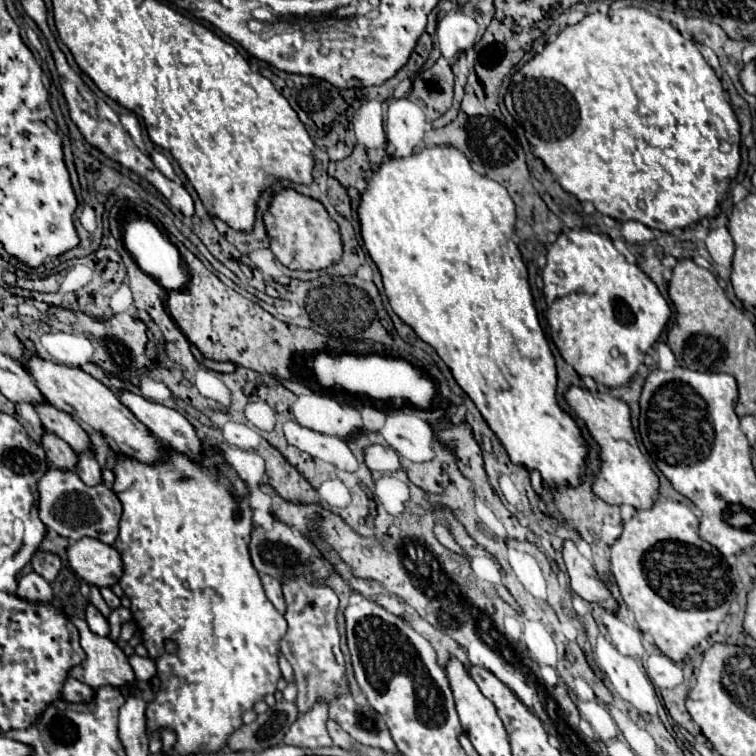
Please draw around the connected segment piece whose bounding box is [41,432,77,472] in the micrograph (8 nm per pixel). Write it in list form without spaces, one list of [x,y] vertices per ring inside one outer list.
[[[45,432],[41,446],[47,452],[47,458],[55,464],[55,468],[63,470],[63,472],[73,472],[77,466],[77,454],[71,452],[69,444],[63,444],[63,440],[59,440],[55,434]]]

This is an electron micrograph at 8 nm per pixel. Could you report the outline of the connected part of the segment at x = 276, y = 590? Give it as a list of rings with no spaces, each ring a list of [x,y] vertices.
[[[263,574],[263,576],[261,576],[261,584],[263,584],[263,588],[265,588],[267,598],[275,604],[275,608],[277,608],[279,612],[285,612],[285,600],[283,600],[283,592],[281,592],[281,582],[275,580],[273,576]]]

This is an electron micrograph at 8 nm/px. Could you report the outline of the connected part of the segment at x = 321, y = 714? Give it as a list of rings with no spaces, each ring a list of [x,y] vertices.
[[[317,702],[313,710],[299,716],[295,724],[285,734],[285,744],[291,746],[305,746],[305,748],[321,748],[333,746],[329,732],[327,732],[327,704]]]

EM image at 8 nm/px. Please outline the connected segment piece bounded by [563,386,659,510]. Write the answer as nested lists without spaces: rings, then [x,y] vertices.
[[[569,386],[567,392],[563,394],[571,410],[585,422],[589,434],[599,446],[599,472],[591,484],[591,492],[605,500],[607,504],[629,504],[635,506],[637,510],[647,510],[653,506],[653,496],[659,490],[659,478],[651,470],[649,462],[641,454],[633,426],[631,426],[631,416],[629,416],[629,406],[621,402],[619,398],[609,396],[607,392],[589,392],[585,388]]]

